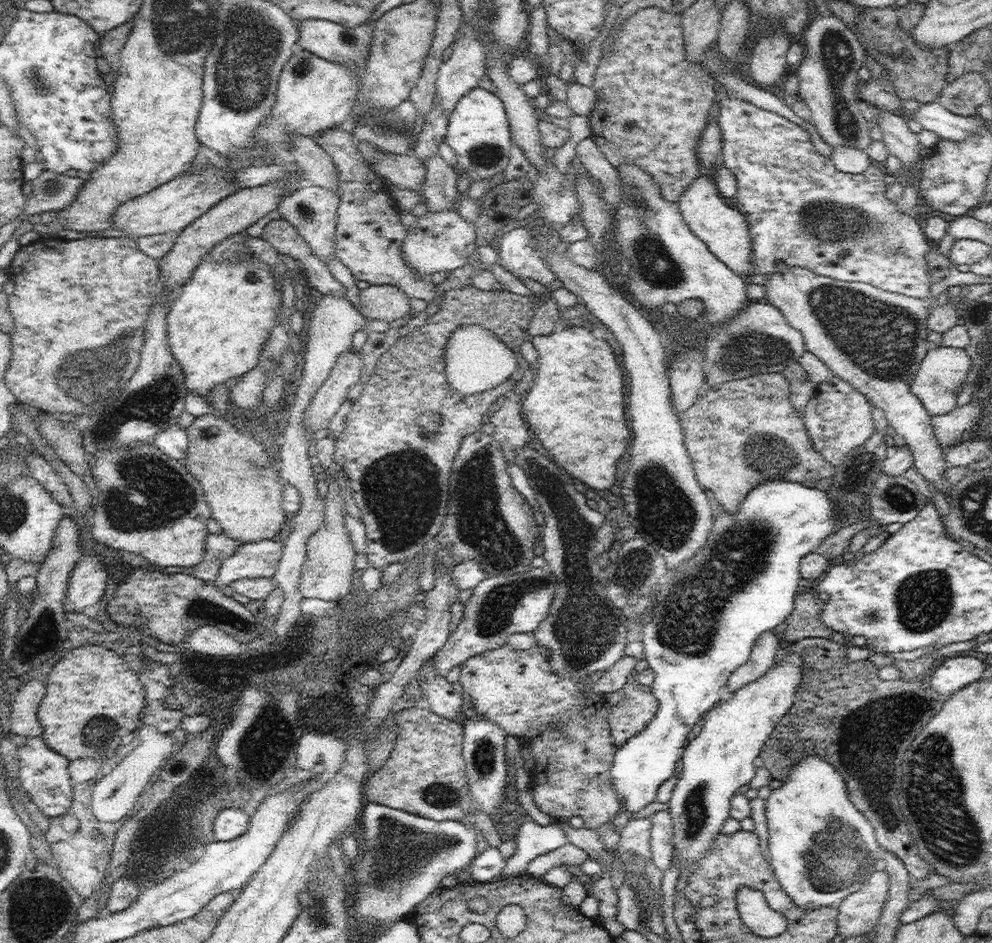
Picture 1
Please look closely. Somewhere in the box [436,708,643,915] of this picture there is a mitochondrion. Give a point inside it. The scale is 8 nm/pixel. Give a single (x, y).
(483, 756)

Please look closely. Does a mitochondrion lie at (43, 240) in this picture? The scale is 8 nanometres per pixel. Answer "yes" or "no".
no

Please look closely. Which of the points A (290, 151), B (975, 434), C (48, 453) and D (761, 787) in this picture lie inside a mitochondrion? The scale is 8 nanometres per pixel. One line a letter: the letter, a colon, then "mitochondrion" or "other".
A: other
B: other
C: other
D: other

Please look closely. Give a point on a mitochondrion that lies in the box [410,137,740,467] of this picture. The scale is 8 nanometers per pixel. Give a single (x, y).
(655, 263)

